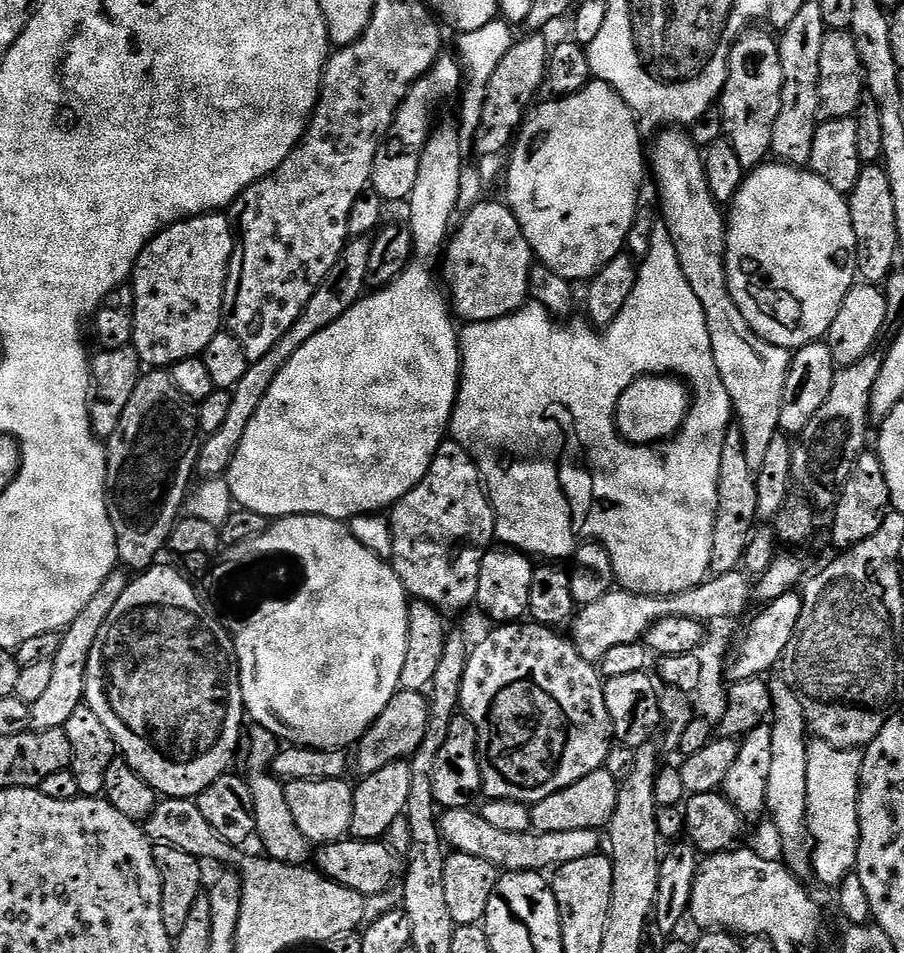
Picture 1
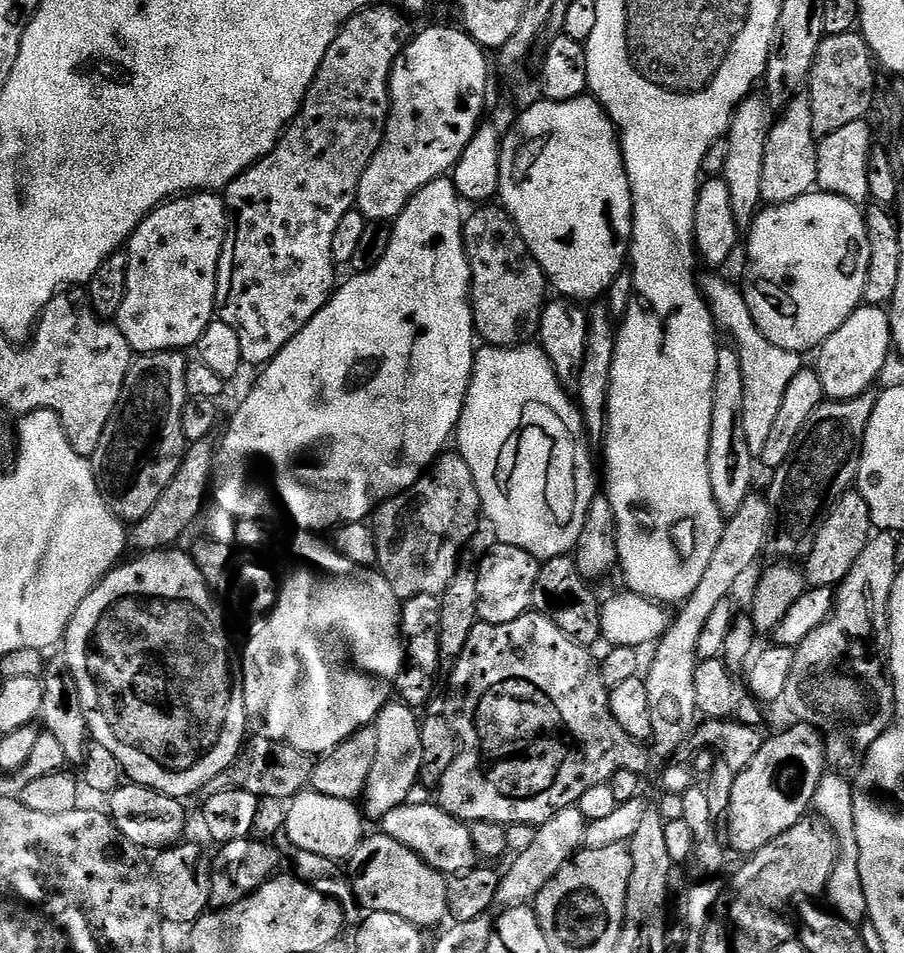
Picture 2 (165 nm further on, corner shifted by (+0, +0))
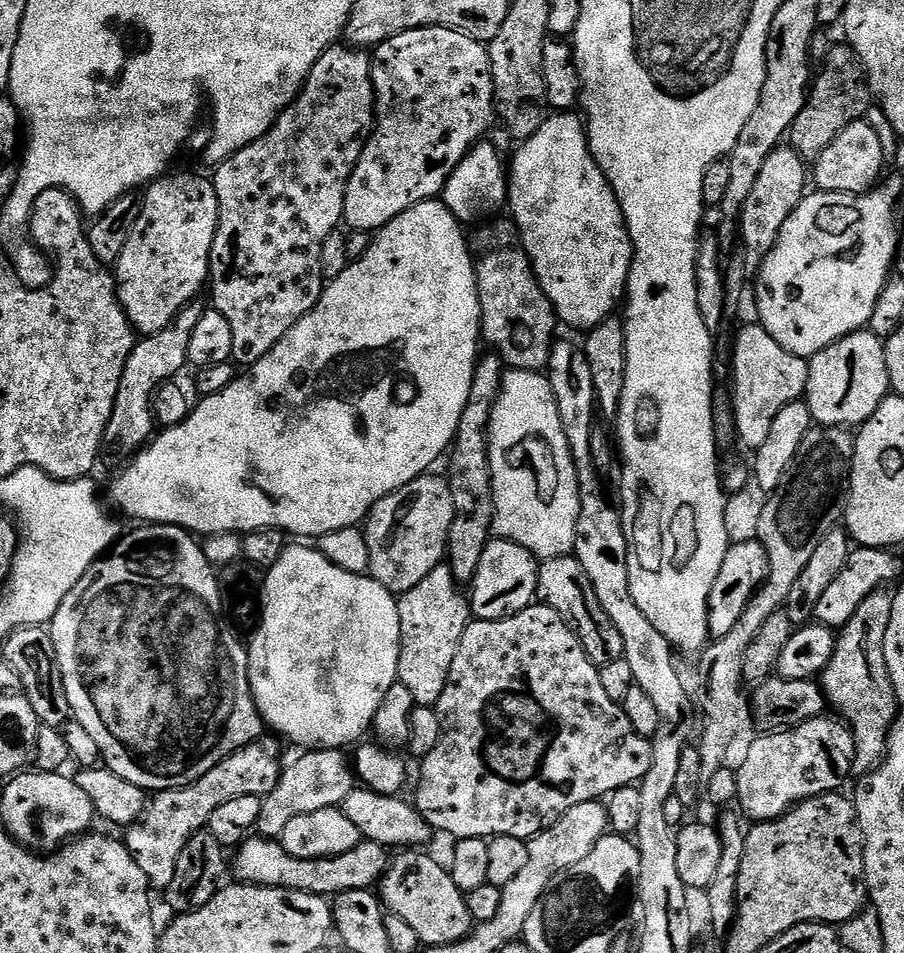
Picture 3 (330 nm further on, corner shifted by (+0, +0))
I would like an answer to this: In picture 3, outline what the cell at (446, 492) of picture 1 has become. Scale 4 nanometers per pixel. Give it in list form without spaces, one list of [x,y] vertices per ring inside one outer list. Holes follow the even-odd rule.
[[[432,475],[419,476],[393,496],[382,498],[368,513],[363,525],[366,546],[370,546],[368,572],[393,594],[414,590],[430,570],[441,564],[448,550],[450,526],[456,520],[454,494],[443,475]]]

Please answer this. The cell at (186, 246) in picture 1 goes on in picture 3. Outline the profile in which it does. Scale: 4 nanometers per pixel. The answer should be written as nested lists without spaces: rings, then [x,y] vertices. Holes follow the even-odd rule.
[[[175,172],[165,174],[147,185],[143,193],[142,215],[138,222],[134,222],[134,230],[130,230],[130,242],[126,242],[126,250],[122,250],[122,258],[114,266],[120,305],[124,307],[133,329],[144,336],[153,336],[170,327],[176,315],[193,303],[203,288],[205,291],[210,280],[212,247],[220,225],[216,185],[209,177],[207,180],[192,172]]]

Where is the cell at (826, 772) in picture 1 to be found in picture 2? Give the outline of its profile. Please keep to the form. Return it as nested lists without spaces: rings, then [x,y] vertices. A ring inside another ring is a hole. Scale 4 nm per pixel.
[[[840,774],[824,775],[812,799],[812,808],[815,815],[829,824],[835,830],[836,837],[840,839],[838,862],[834,866],[834,874],[830,874],[826,893],[827,907],[846,922],[860,926],[868,920],[868,907],[866,906],[866,894],[862,890],[862,874],[858,870],[860,851],[854,824],[854,794],[852,793],[852,784],[844,780],[847,779]]]

